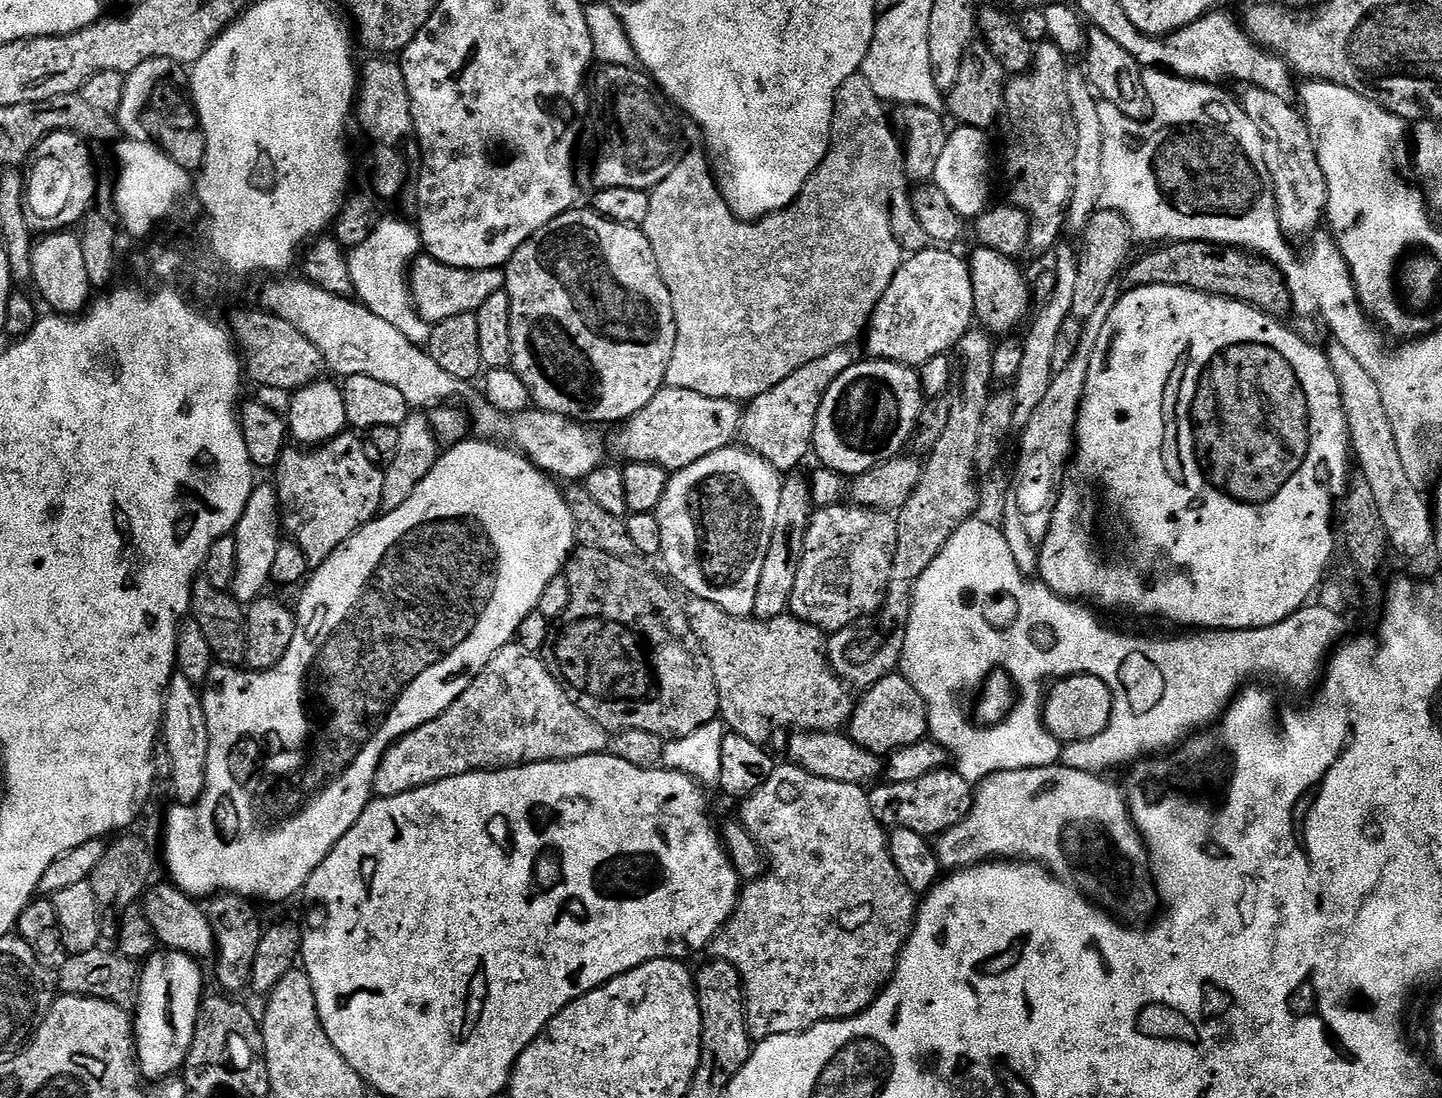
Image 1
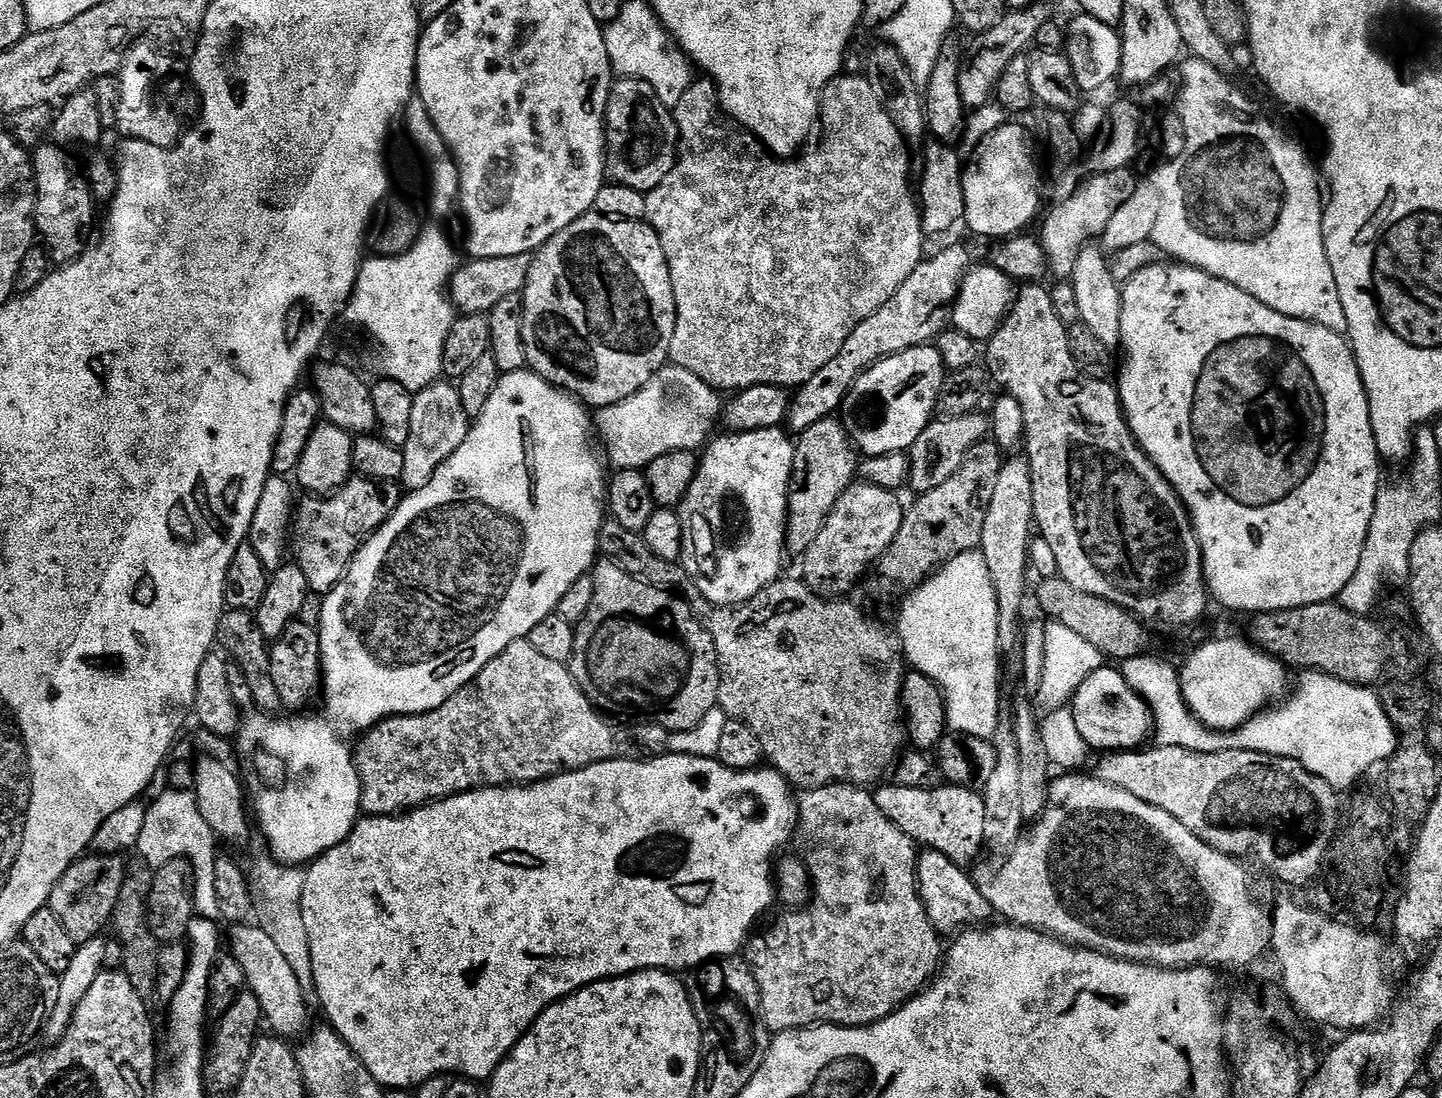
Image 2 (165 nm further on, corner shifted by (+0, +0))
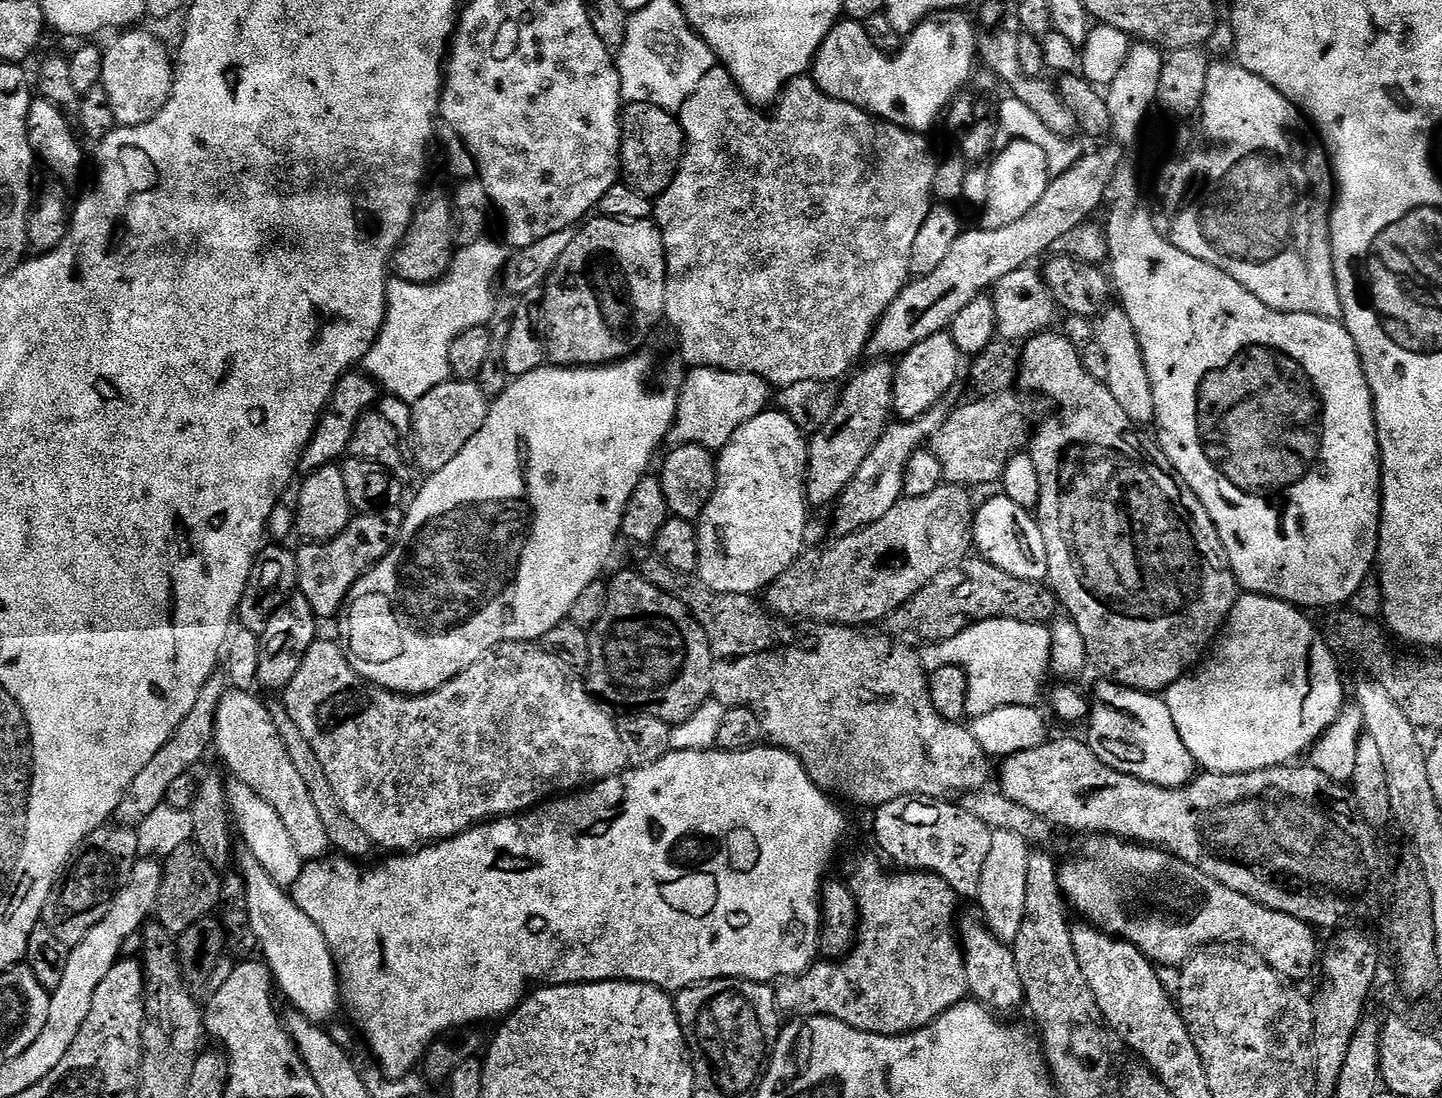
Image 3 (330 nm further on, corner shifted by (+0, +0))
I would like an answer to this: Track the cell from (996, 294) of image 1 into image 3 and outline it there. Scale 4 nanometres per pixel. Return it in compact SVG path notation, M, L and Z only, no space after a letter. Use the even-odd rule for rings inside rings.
M1056 331L1040 332L1023 341L1019 349L1019 387L1024 387L1028 392L1041 392L1060 407L1057 416L1042 421L1040 429L1037 432L1035 429L1030 436L1030 455L1034 467L1038 470L1040 491L1034 517L1041 528L1043 541L1046 544L1046 557L1049 562L1046 580L1052 591L1056 593L1056 599L1062 605L1067 618L1077 624L1079 633L1085 638L1088 664L1092 668L1096 667L1101 672L1099 675L1105 680L1113 680L1115 684L1132 688L1135 692L1160 694L1171 684L1193 671L1213 647L1214 641L1219 637L1220 629L1228 621L1230 610L1236 604L1238 595L1236 576L1232 573L1228 555L1222 546L1222 538L1218 538L1218 530L1210 514L1206 514L1206 506L1202 506L1194 490L1190 490L1190 486L1182 483L1180 477L1172 471L1171 467L1166 466L1165 461L1155 451L1148 452L1143 438L1136 433L1139 432L1137 425L1133 424L1126 410L1118 406L1118 401L1115 400L1114 394L1110 394L1108 385L1086 374L1086 366L1082 366L1080 348L1072 345L1062 333Z

